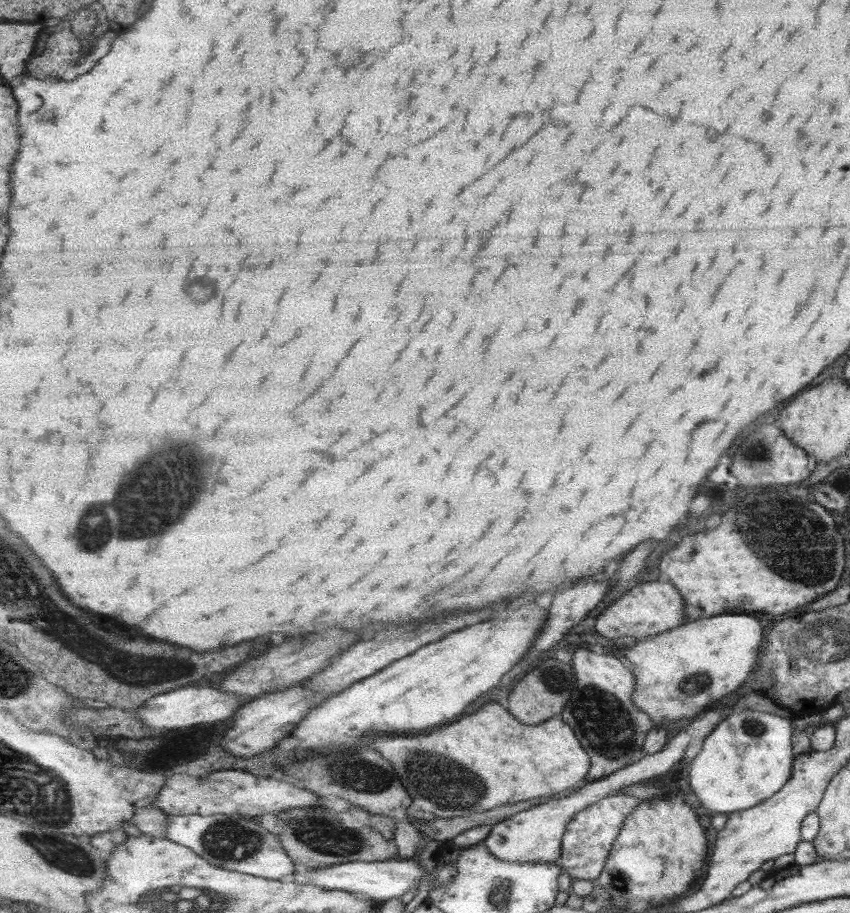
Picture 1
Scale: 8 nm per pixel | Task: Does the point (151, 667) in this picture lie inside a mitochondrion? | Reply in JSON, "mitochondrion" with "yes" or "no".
{"mitochondrion":"yes"}

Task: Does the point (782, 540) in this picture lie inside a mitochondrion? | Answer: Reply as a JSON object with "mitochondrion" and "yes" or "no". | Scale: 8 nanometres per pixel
{"mitochondrion":"yes"}

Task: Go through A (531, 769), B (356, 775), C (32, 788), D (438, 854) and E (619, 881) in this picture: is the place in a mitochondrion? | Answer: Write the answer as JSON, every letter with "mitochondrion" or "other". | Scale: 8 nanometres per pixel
{"A":"other","B":"mitochondrion","C":"mitochondrion","D":"other","E":"mitochondrion"}

